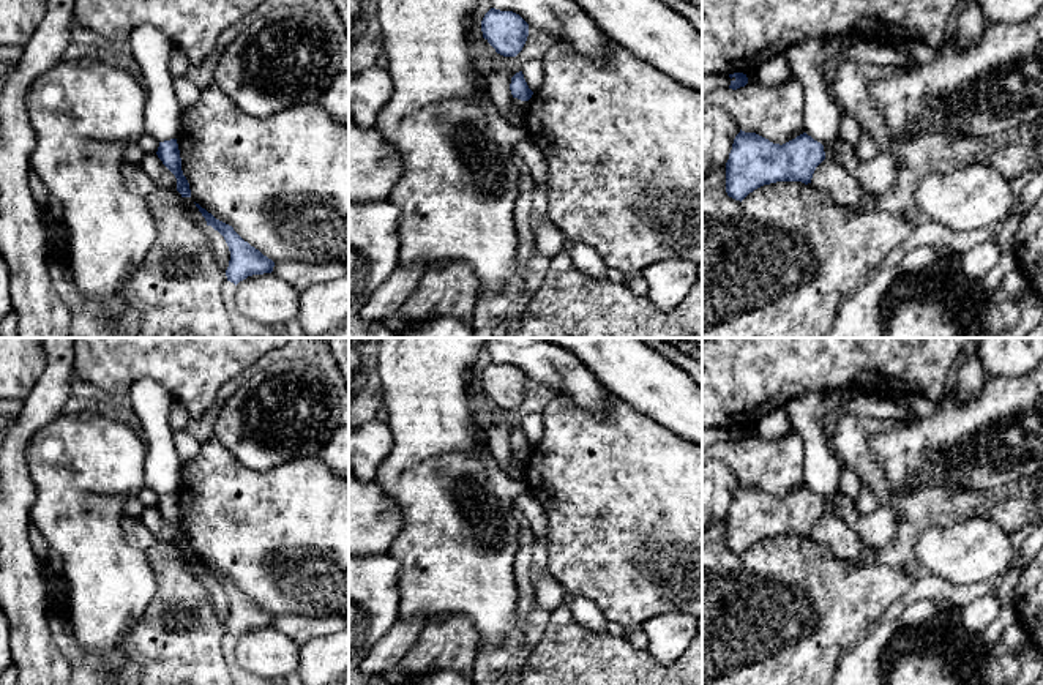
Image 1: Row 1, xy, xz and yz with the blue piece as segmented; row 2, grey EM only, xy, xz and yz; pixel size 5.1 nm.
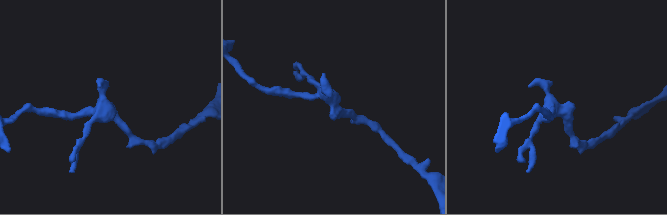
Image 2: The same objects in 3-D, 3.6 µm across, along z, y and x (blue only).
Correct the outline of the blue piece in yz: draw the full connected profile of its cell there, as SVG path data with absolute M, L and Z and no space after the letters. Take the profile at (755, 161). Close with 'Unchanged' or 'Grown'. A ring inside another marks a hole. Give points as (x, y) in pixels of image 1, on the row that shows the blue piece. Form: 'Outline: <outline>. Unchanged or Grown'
Outline: M740 129L726 163L726 193L742 202L764 185L776 182L808 185L824 159L824 145L806 133L779 145Z. Unchanged

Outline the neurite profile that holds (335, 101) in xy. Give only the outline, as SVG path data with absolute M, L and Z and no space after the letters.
M349 73L335 77L317 104L339 125L349 128Z

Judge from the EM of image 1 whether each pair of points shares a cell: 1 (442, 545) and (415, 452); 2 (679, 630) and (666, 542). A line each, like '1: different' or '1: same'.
1: same
2: different

